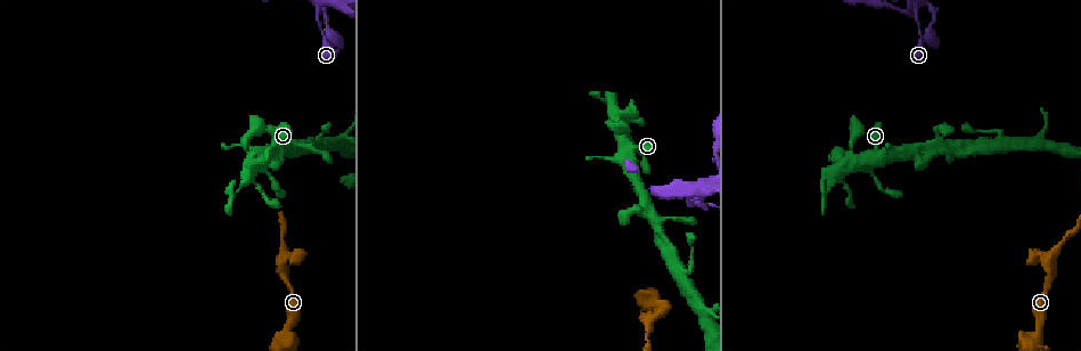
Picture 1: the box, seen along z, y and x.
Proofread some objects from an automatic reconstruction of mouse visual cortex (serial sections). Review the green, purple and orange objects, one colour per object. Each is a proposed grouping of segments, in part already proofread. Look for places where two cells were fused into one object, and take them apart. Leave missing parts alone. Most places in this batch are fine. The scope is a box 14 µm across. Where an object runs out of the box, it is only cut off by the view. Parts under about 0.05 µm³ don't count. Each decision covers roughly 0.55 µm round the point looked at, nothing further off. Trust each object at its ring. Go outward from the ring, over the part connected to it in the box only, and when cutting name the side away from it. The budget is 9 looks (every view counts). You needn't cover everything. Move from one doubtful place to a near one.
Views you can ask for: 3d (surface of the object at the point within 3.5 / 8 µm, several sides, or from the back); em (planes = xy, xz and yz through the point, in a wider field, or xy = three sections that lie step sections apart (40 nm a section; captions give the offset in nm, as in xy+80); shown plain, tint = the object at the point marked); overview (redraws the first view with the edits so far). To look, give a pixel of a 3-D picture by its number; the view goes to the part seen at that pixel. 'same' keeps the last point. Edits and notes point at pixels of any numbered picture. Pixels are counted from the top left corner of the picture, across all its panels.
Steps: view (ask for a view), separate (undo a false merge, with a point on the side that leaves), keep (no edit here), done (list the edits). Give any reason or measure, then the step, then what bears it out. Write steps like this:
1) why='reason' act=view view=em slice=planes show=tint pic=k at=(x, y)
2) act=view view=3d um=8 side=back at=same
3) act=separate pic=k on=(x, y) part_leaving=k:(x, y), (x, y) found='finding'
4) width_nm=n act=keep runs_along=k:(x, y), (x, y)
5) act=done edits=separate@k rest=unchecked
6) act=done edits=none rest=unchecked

why='three-way junction' act=view view=3d um=3.5 pic=1 at=(326, 9)

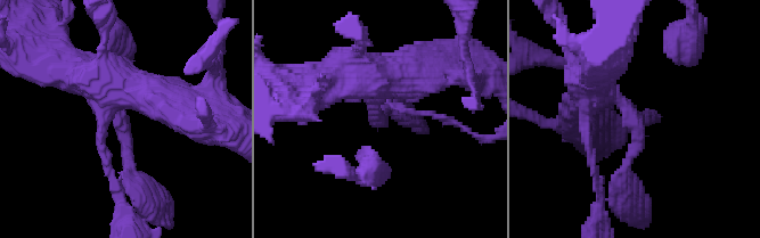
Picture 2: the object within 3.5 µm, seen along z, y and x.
why='need the tissue' act=view view=em slice=xy step=5 show=tint pic=2 at=(374, 116)

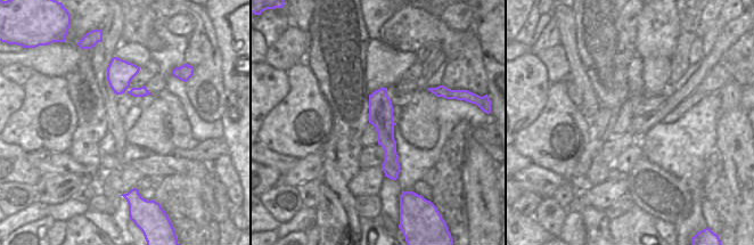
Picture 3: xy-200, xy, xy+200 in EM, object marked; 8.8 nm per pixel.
why='cut it another way' act=view view=em slice=xy step=1 show=tint at=same

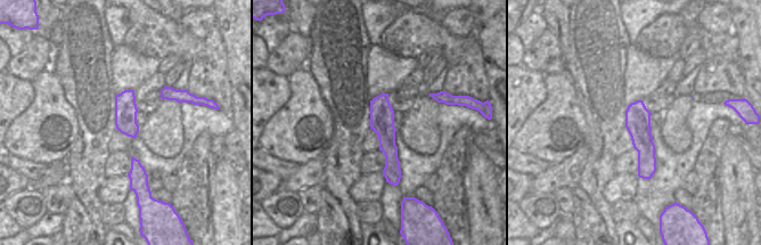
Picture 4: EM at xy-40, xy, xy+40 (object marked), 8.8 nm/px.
width_nm=220 act=keep runs_along=2:(623, 186), (636, 120), (591, 91) found='continuous, no second cell'

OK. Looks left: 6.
why='three-way junction' act=view view=3d um=8 pic=1 at=(1049, 267)

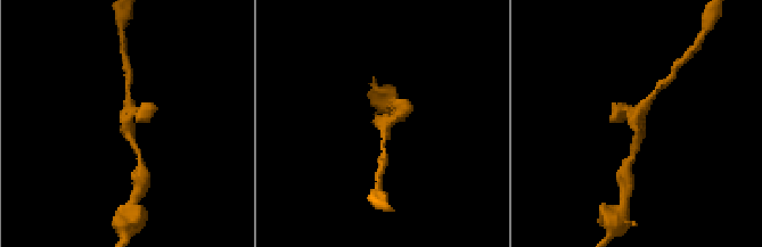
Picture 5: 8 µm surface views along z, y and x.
why='zoom in' act=view view=3d um=3.5 side=back pic=5 at=(635, 123)

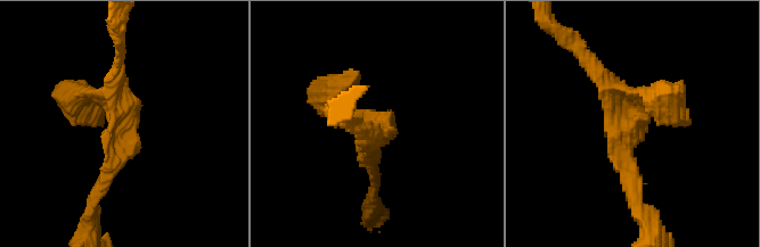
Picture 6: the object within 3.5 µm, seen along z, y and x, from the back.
arms=3 arm_widths_nm=200,200,200 act=view view=em slice=xy step=1 show=tint pic=6 at=(126, 126)

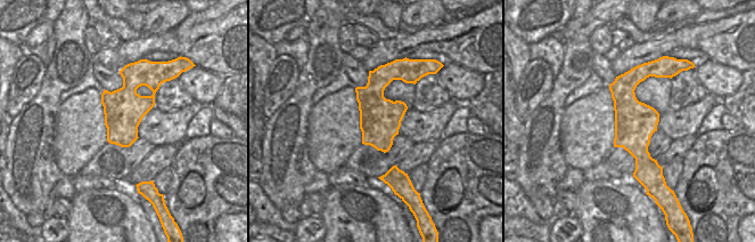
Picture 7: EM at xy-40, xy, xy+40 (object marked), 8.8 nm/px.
width_nm=360 act=keep runs_along=6:(97, 191), (124, 125), (75, 97) found='all the same cell'

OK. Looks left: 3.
act=view view=em slice=xy step=5 show=tint pic=1 at=(285, 339)

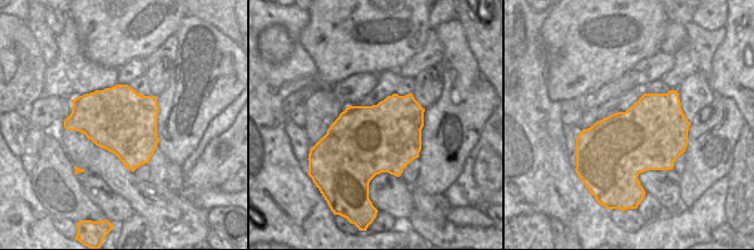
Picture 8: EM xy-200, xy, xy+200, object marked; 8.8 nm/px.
act=view view=3d um=3.5 at=same

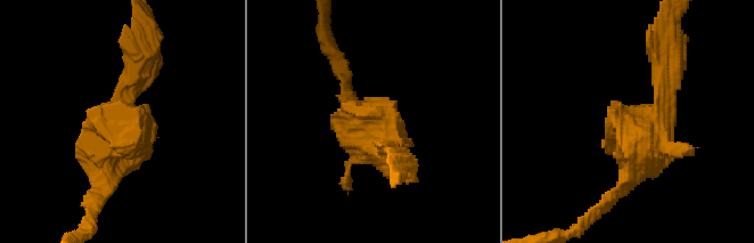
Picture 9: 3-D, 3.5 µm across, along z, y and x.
act=keep found='all the same cell'

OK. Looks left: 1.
act=done edits=none rest=unchecked

